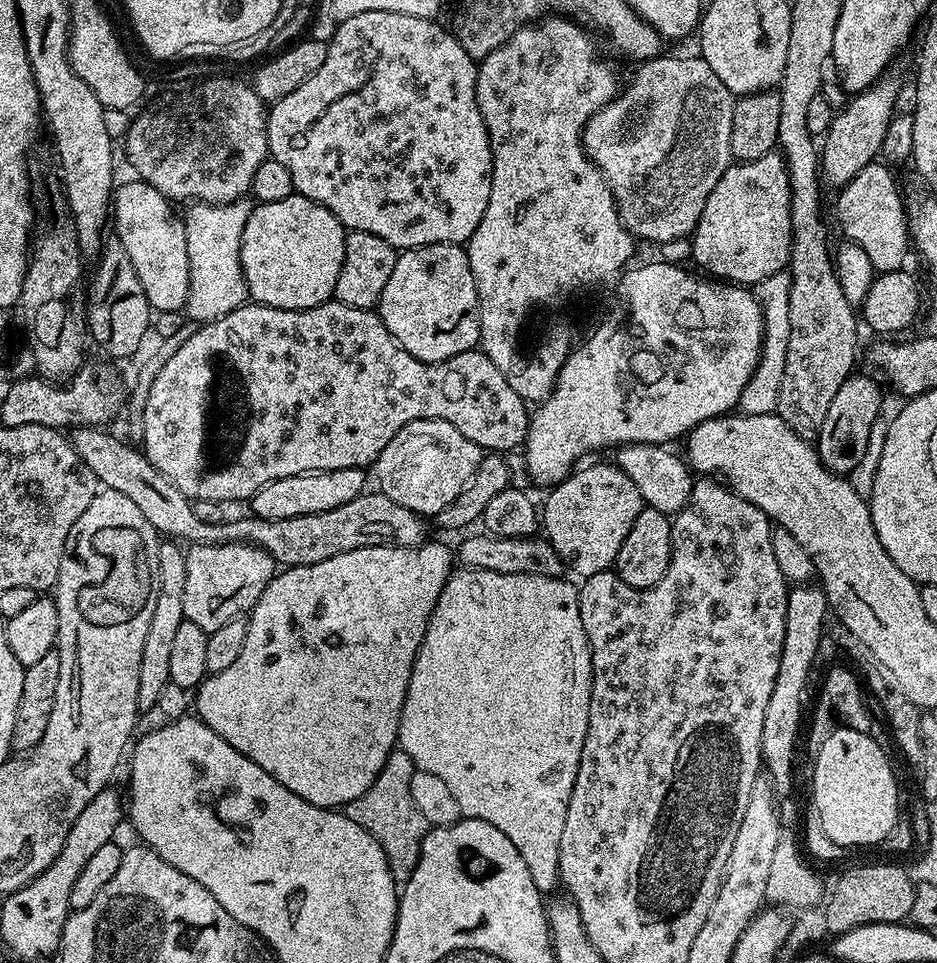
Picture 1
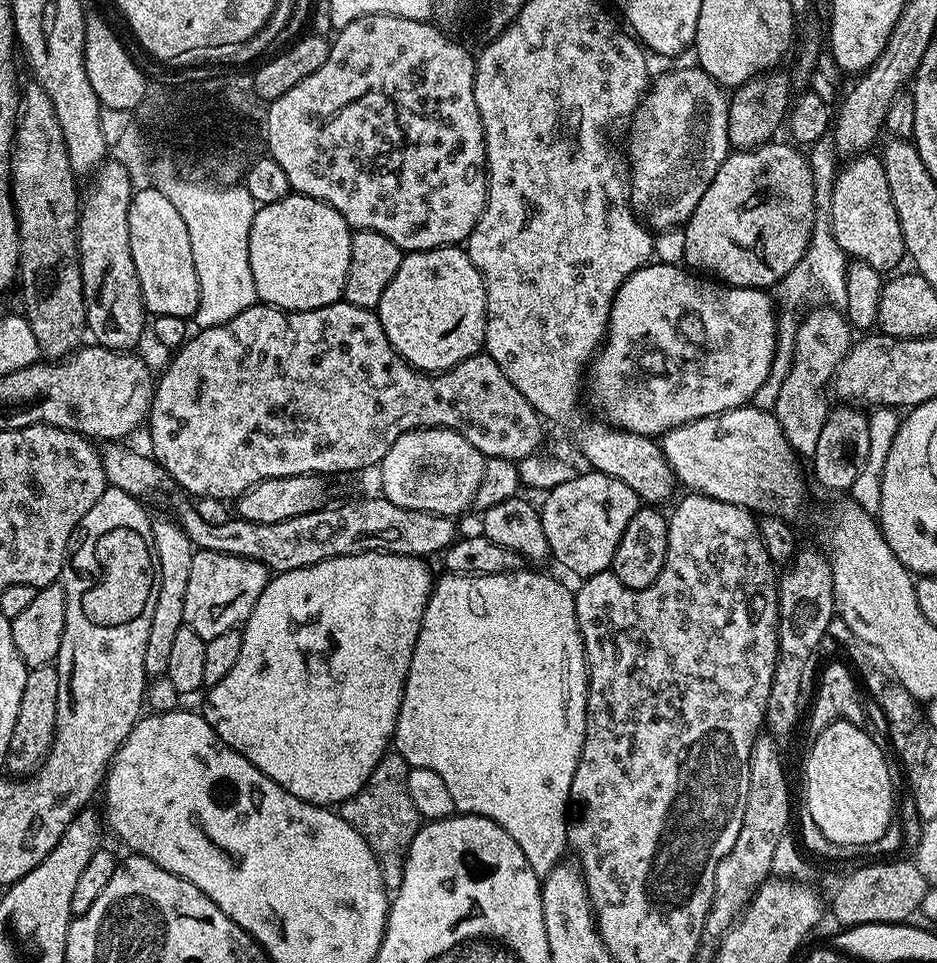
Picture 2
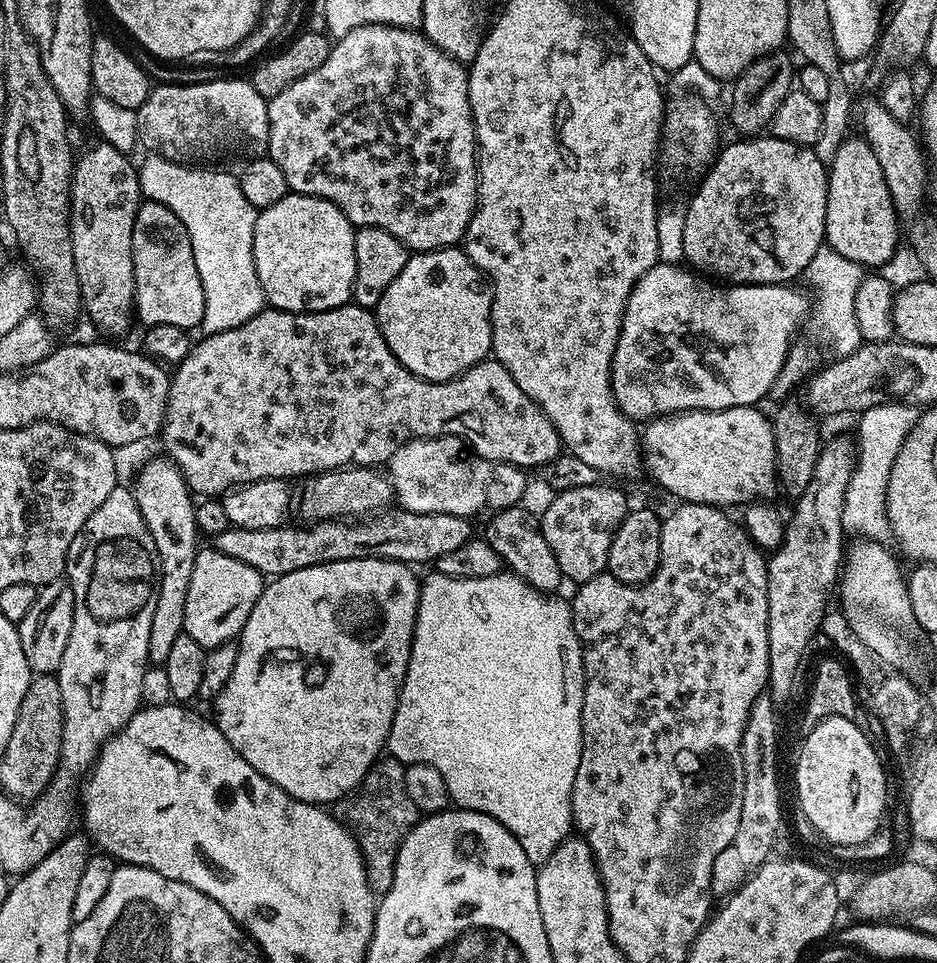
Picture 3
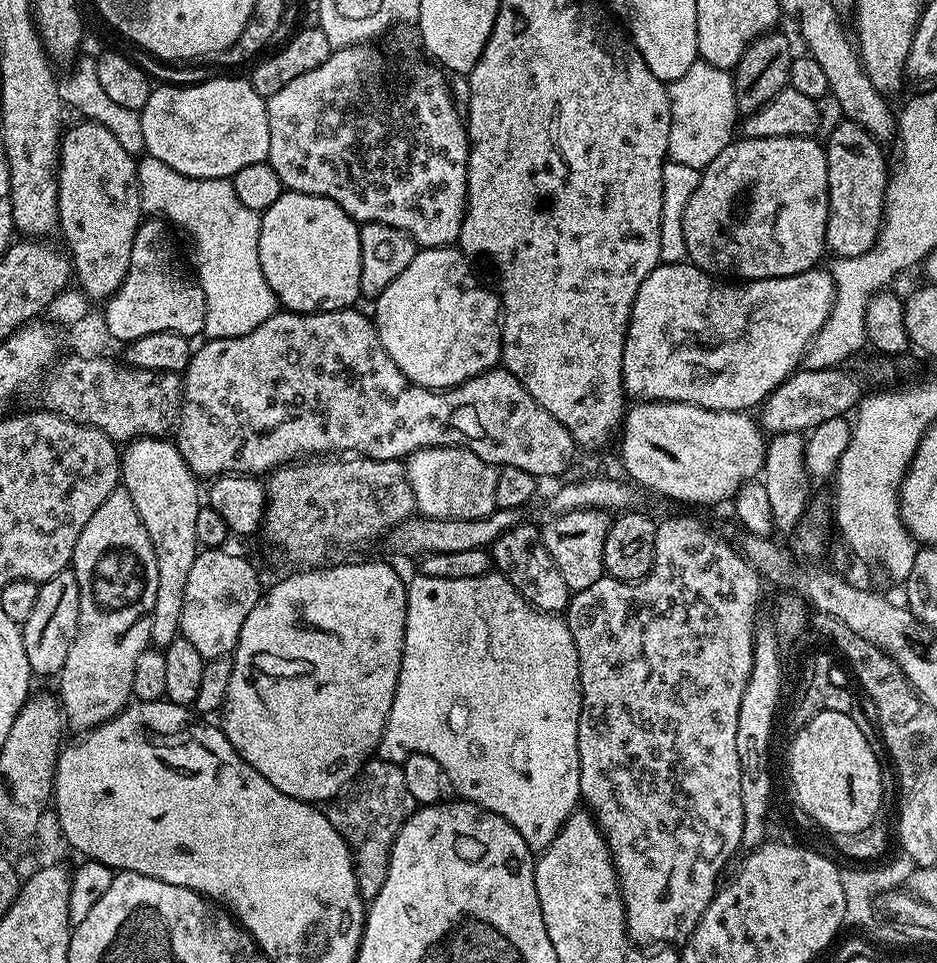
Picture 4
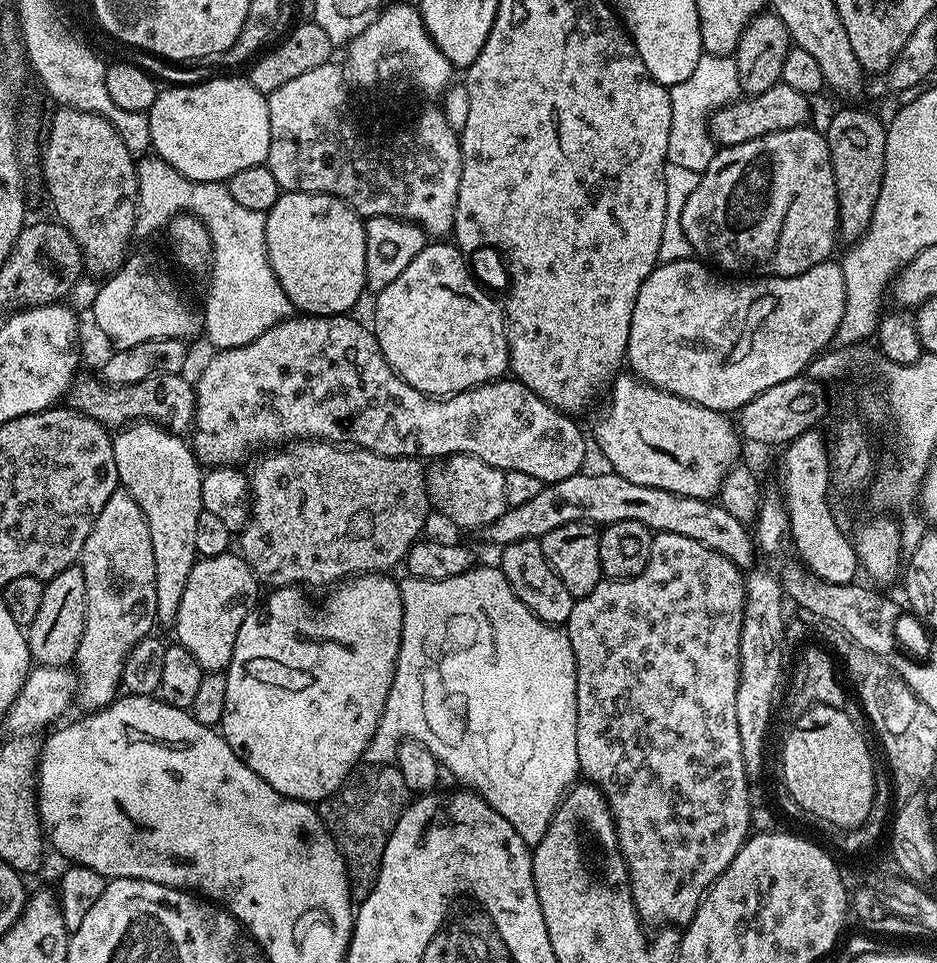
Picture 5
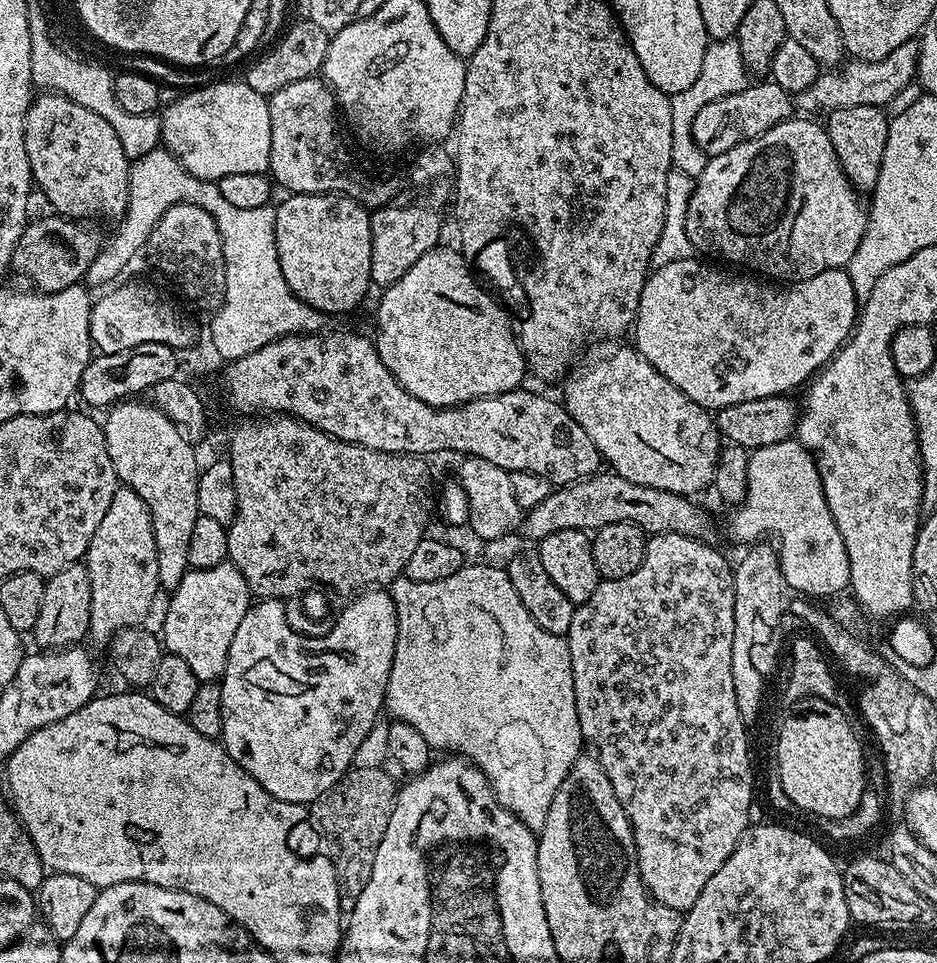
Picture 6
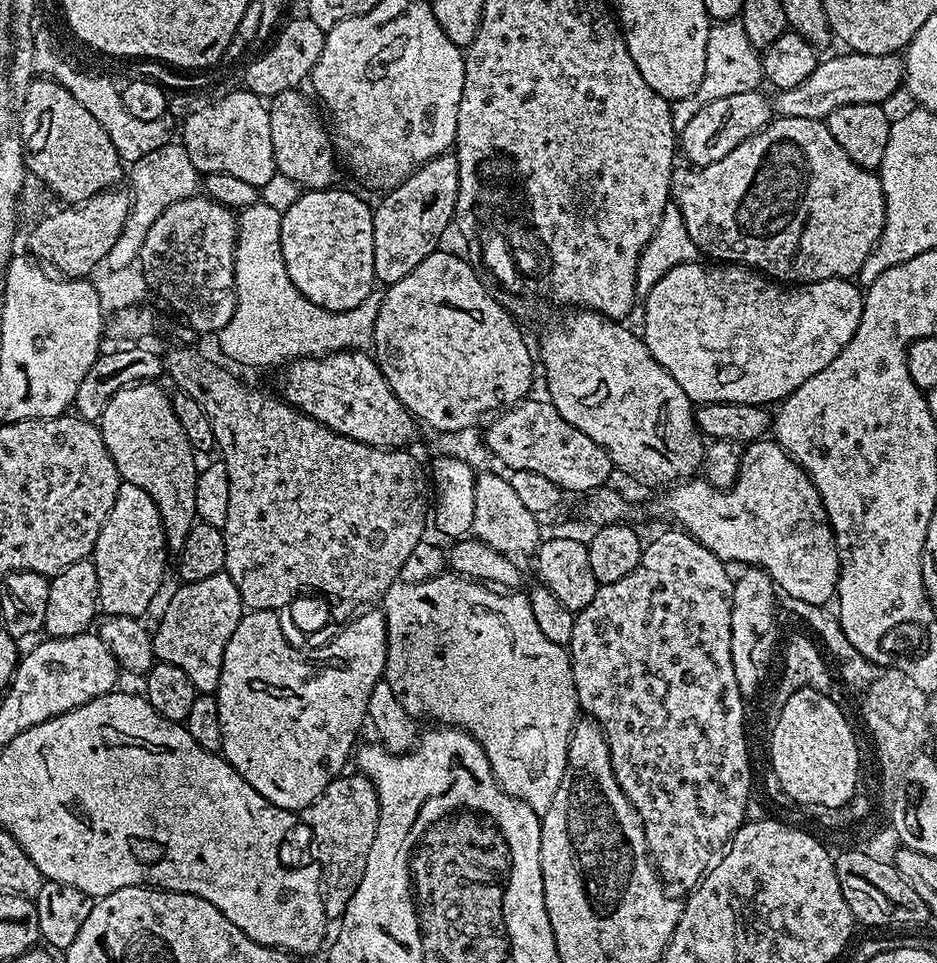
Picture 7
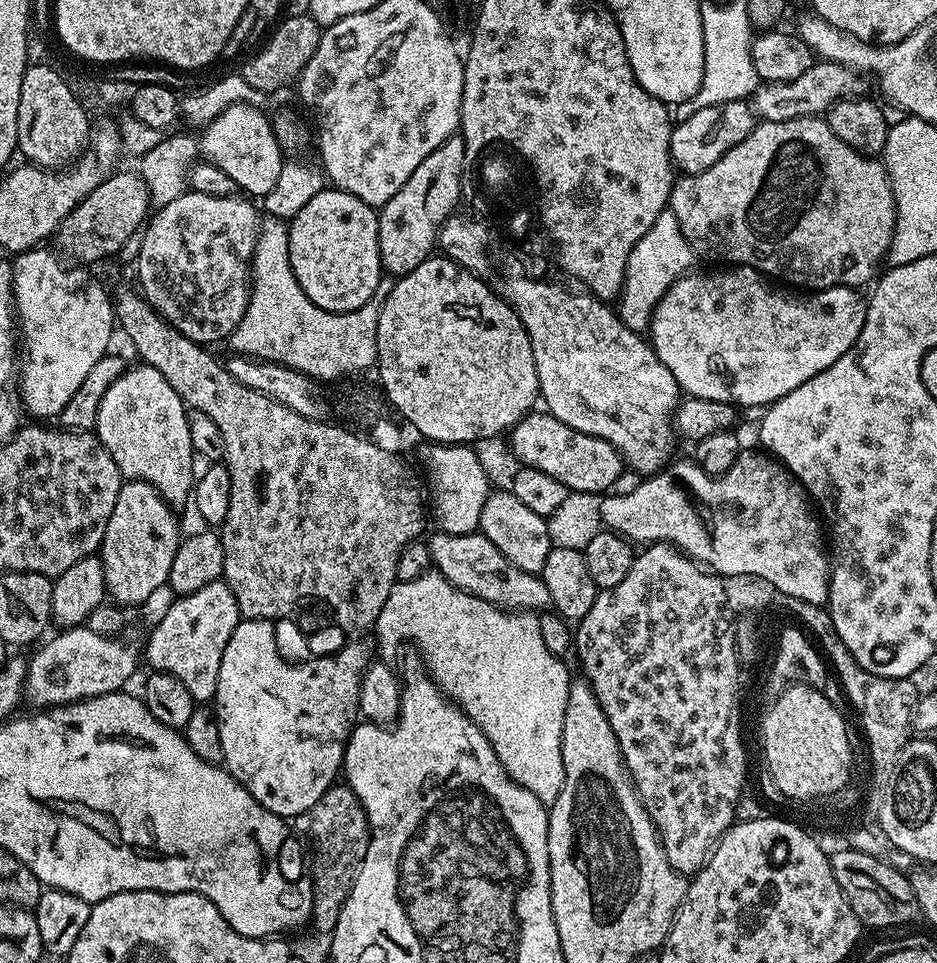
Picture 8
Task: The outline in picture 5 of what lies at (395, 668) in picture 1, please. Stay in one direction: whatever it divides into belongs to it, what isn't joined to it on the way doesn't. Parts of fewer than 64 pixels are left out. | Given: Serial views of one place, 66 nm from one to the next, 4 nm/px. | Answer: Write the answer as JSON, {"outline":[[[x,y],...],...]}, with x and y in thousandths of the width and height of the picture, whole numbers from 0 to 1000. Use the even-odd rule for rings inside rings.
{"outline":[[[390,594],[375,599],[360,605],[353,612],[355,615],[347,621],[343,631],[336,631],[316,612],[319,610],[297,611],[287,614],[287,619],[283,618],[273,630],[267,633],[267,638],[263,638],[263,646],[258,646],[258,650],[254,654],[254,663],[250,667],[248,676],[248,685],[241,695],[241,737],[237,741],[233,756],[239,769],[245,775],[245,779],[250,779],[250,783],[254,783],[254,787],[258,787],[258,791],[263,791],[263,795],[267,795],[267,800],[271,800],[271,804],[275,804],[275,808],[280,808],[285,814],[292,816],[292,820],[297,820],[297,825],[308,827],[315,831],[345,833],[351,827],[356,826],[362,818],[367,817],[371,807],[387,790],[391,775],[395,771],[395,766],[399,766],[399,758],[410,740],[412,725],[416,721],[416,712],[420,708],[420,696],[429,667],[429,617],[426,605],[422,601],[418,603],[418,600],[417,597],[403,594]],[[329,644],[331,647],[337,648],[339,659],[350,660],[354,656],[354,665],[328,665],[324,661],[324,655],[329,652]]]}

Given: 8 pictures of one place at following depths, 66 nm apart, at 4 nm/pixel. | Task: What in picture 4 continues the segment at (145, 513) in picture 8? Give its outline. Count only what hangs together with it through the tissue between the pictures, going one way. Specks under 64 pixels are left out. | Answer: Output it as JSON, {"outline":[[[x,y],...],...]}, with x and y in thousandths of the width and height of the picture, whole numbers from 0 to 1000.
{"outline":[[[131,509],[120,511],[100,530],[100,538],[92,542],[88,555],[83,555],[83,563],[79,567],[75,593],[83,600],[83,617],[85,618],[85,632],[83,633],[83,658],[79,663],[79,671],[75,671],[75,679],[70,679],[70,692],[62,699],[64,719],[62,726],[66,732],[68,746],[74,757],[82,756],[82,761],[90,762],[95,758],[121,748],[131,735],[136,735],[142,726],[141,713],[143,712],[143,692],[147,688],[147,679],[160,671],[160,646],[164,638],[164,621],[169,621],[169,579],[164,579],[164,567],[160,563],[160,555],[156,555],[156,546],[152,546],[152,538],[147,538],[147,530],[143,530],[143,521],[139,521],[139,513]]]}

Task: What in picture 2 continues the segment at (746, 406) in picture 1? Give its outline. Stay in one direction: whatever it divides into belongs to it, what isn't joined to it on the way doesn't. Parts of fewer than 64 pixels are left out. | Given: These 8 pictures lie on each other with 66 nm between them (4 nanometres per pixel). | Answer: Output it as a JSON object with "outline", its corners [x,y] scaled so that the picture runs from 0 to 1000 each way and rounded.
{"outline":[[[882,140],[869,151],[861,155],[860,165],[862,174],[867,178],[867,192],[871,198],[871,223],[867,226],[867,247],[864,256],[858,266],[852,272],[852,276],[847,276],[847,280],[843,280],[843,285],[839,285],[826,296],[826,316],[830,321],[828,329],[828,367],[824,376],[824,383],[818,393],[818,397],[813,397],[813,401],[809,401],[809,409],[807,410],[806,423],[816,426],[824,426],[828,423],[828,414],[830,413],[830,405],[835,405],[835,397],[839,397],[839,388],[843,388],[845,383],[845,355],[850,348],[850,337],[852,335],[852,327],[850,323],[858,316],[858,310],[868,303],[871,307],[892,307],[900,309],[903,305],[903,285],[907,273],[906,267],[894,255],[894,251],[888,246],[888,223],[886,222],[886,210],[888,209],[888,188],[890,180],[893,178],[894,159],[892,150],[888,146],[887,140]]]}

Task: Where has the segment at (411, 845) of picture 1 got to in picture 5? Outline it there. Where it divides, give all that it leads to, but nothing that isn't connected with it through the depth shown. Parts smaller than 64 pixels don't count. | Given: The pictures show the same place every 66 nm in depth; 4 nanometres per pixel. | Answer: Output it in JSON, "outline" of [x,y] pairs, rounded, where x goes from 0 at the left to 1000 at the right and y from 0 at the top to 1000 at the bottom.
{"outline":[[[388,793],[371,807],[367,817],[345,832],[339,846],[345,859],[367,888],[375,917],[385,924],[397,921],[406,902],[406,892],[423,852],[438,834],[438,823],[429,804],[418,793]]]}

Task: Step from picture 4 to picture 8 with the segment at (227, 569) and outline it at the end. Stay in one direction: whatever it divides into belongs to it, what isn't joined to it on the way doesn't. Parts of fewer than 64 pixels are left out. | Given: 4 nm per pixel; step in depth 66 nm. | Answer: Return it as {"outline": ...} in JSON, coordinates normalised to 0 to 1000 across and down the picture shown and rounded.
{"outline":[[[238,601],[207,613],[207,617],[185,622],[185,627],[171,640],[171,645],[158,660],[158,670],[152,673],[152,681],[158,684],[158,694],[168,698],[180,698],[203,717],[211,729],[222,729],[229,724],[233,712],[233,692],[237,692],[237,679],[245,658],[257,646],[254,625]]]}

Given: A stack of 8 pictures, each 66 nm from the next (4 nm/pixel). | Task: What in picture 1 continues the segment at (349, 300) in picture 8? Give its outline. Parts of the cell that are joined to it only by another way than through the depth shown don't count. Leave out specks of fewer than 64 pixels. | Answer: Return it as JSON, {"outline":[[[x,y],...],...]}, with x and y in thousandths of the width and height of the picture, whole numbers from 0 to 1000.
{"outline":[[[313,201],[301,206],[301,210],[288,210],[287,212],[274,211],[270,215],[267,226],[263,231],[263,239],[258,239],[258,260],[256,261],[256,271],[258,272],[258,285],[265,298],[266,308],[274,316],[283,316],[289,320],[337,320],[340,316],[349,316],[355,310],[361,293],[361,280],[365,280],[365,268],[367,267],[367,246],[369,238],[364,233],[363,227],[352,218],[348,218],[339,210],[331,206]]]}

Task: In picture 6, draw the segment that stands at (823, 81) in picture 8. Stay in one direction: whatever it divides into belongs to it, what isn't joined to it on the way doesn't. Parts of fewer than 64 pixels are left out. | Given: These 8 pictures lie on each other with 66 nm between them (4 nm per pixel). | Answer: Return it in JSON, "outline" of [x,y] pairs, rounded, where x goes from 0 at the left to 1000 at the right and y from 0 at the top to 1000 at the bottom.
{"outline":[[[977,40],[968,42],[967,44],[963,44],[963,48],[958,48],[958,52],[952,53],[951,56],[946,56],[946,60],[941,60],[940,62],[915,62],[909,60],[900,69],[892,69],[887,73],[876,74],[875,80],[869,85],[869,89],[848,97],[847,108],[853,115],[855,112],[855,114],[858,115],[855,117],[858,118],[867,118],[870,112],[876,112],[876,117],[879,118],[889,116],[890,114],[903,114],[903,110],[933,110],[934,112],[943,112],[948,110],[948,107],[950,107],[959,96],[967,94],[968,91],[972,89],[973,83],[975,87],[981,74],[981,45],[979,45]]]}

